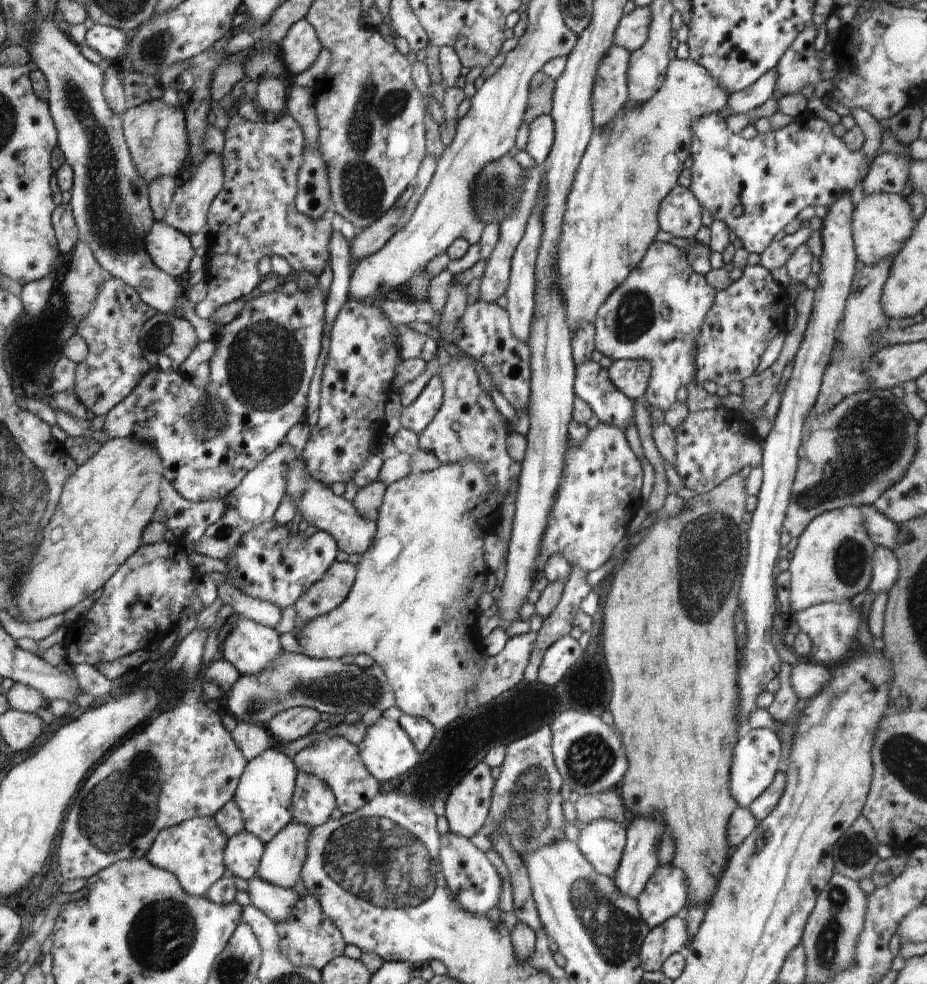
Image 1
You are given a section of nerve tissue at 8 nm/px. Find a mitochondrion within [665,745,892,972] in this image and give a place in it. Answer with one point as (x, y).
(855, 851)

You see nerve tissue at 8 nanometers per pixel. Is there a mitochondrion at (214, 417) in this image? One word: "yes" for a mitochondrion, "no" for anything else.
yes

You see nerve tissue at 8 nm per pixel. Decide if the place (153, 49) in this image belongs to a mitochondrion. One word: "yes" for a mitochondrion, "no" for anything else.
yes

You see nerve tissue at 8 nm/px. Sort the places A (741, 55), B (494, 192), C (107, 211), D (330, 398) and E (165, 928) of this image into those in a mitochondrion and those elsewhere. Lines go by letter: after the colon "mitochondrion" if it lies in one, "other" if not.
A: other
B: mitochondrion
C: mitochondrion
D: other
E: mitochondrion

